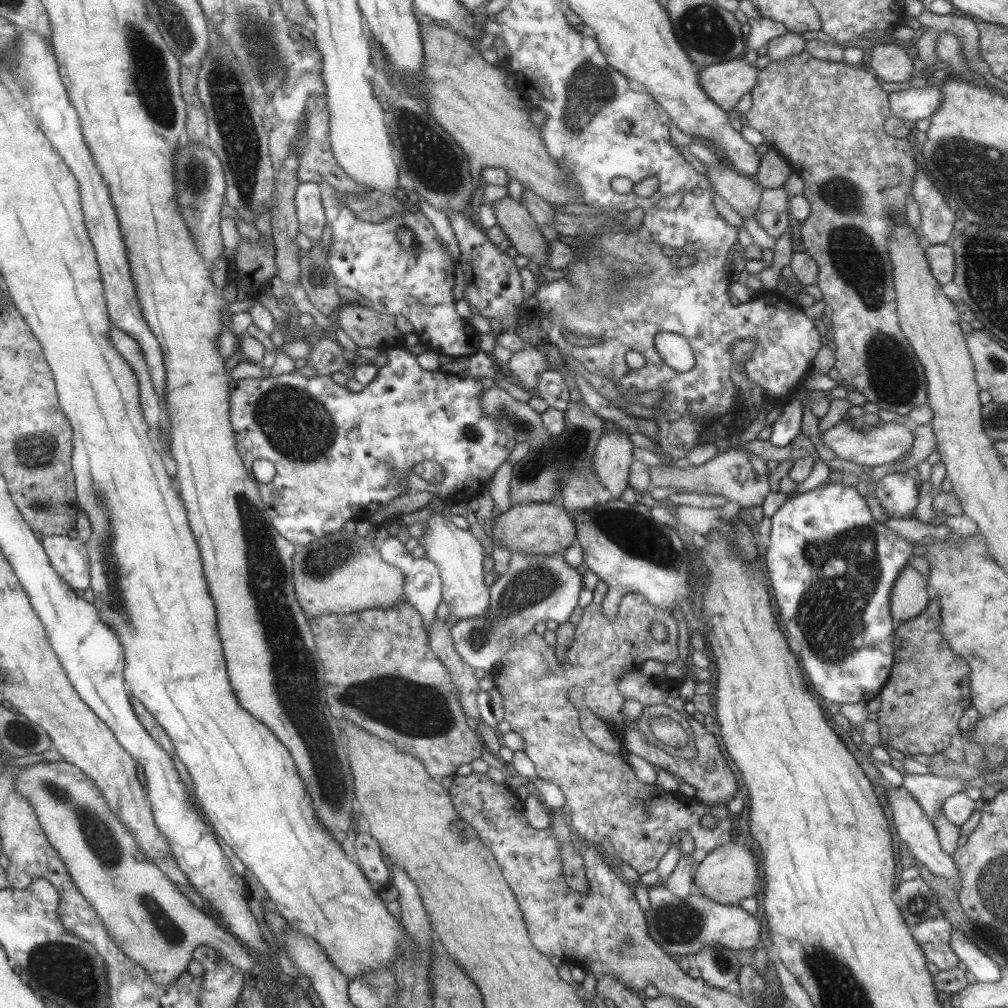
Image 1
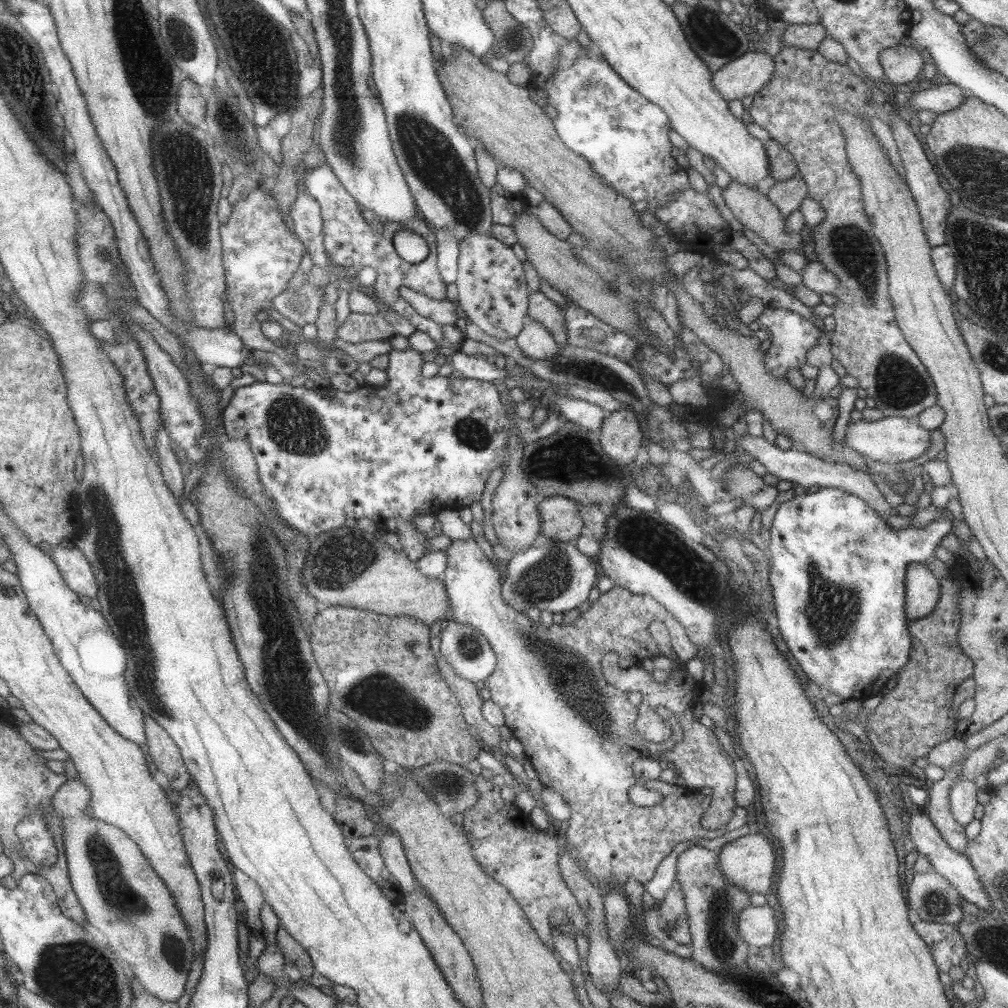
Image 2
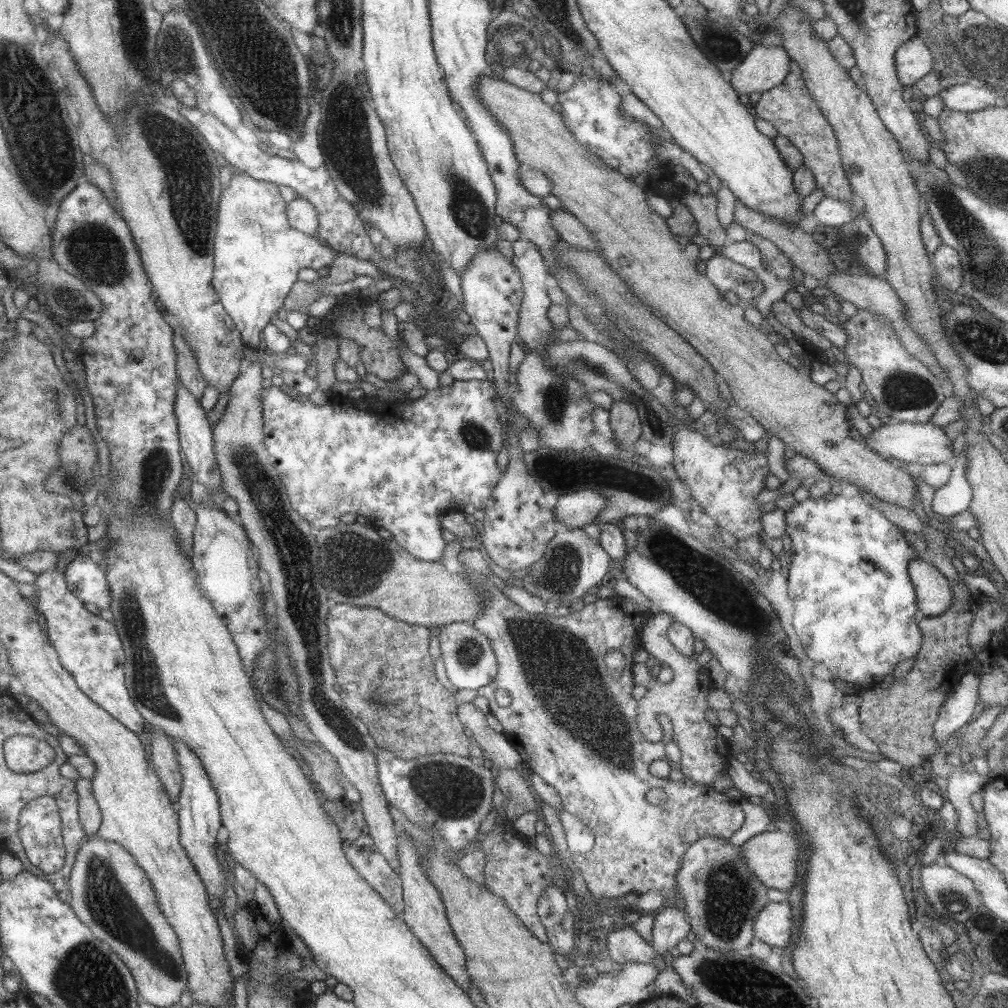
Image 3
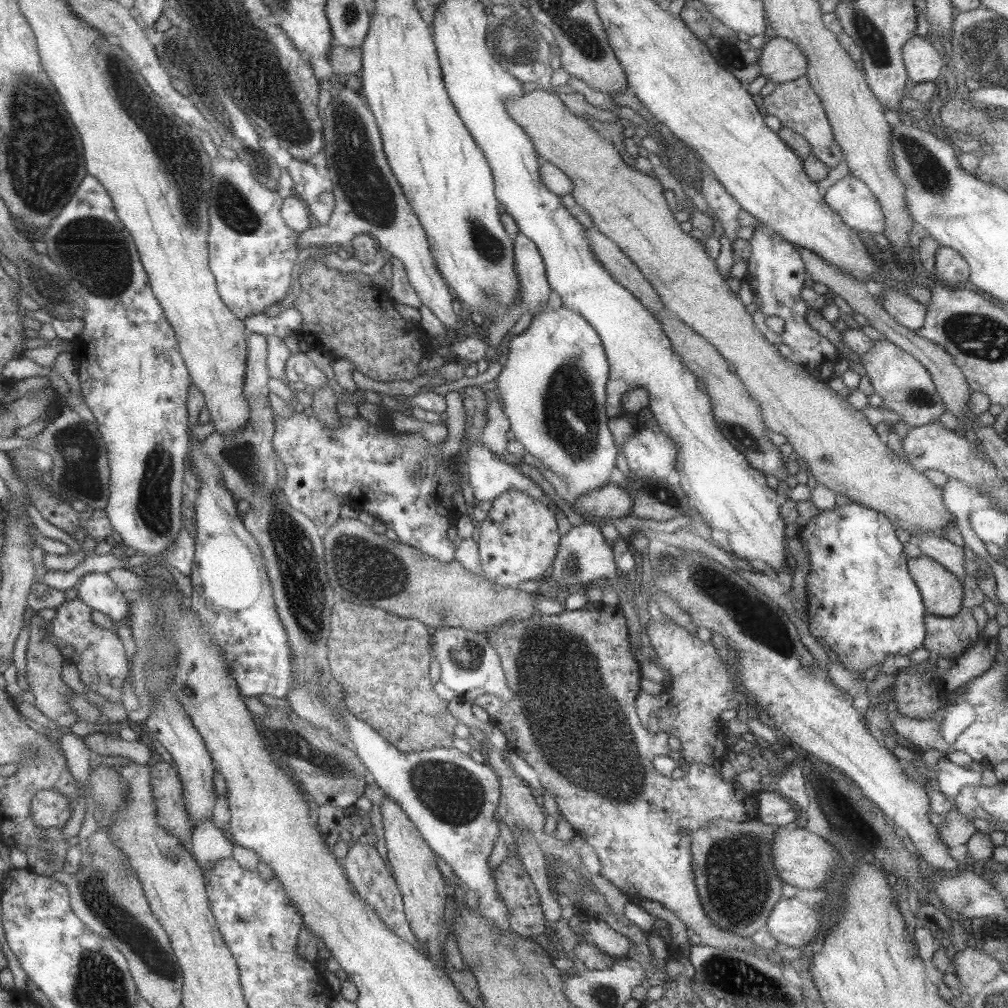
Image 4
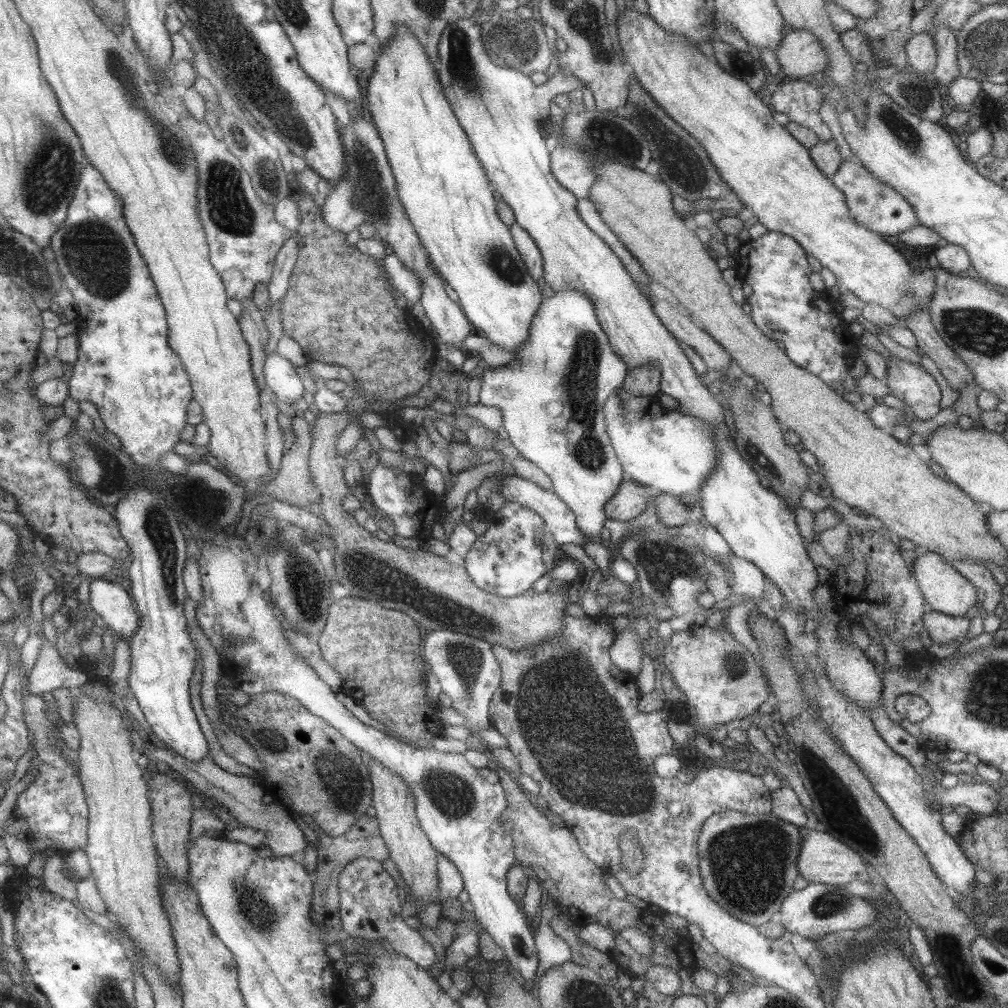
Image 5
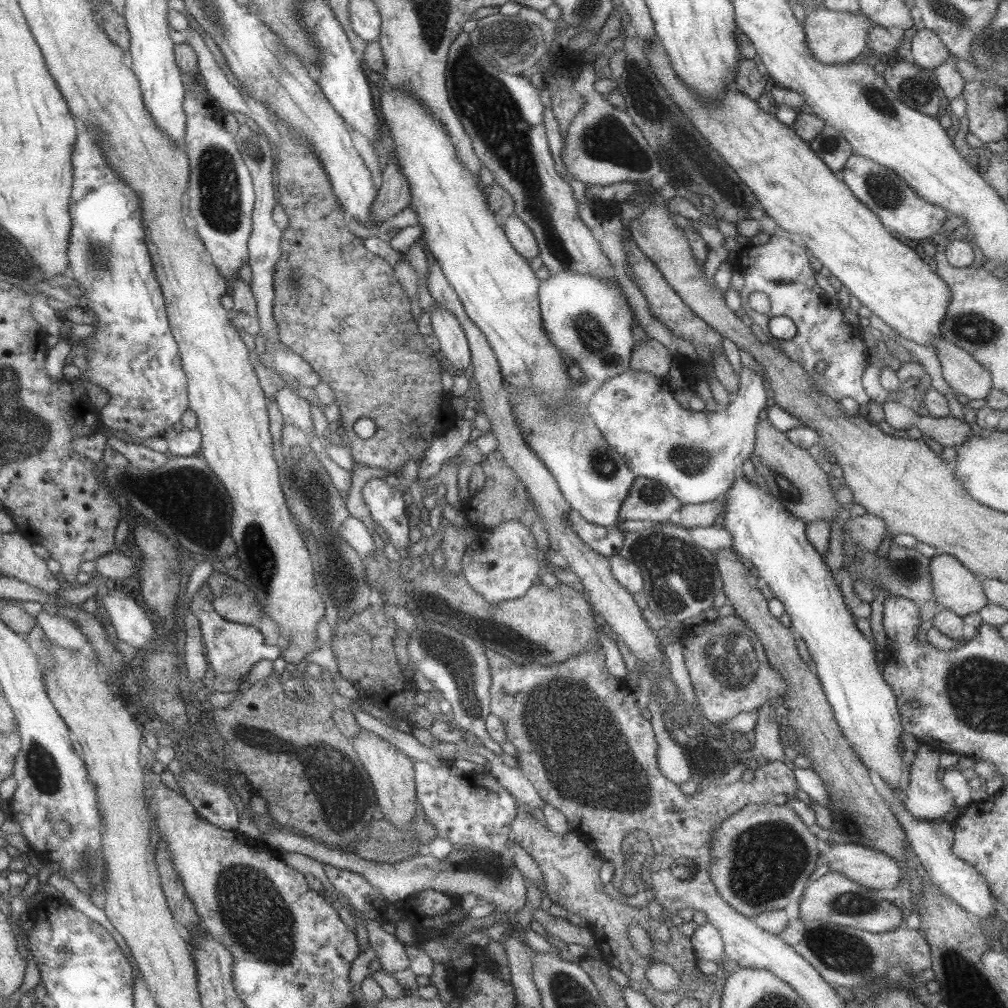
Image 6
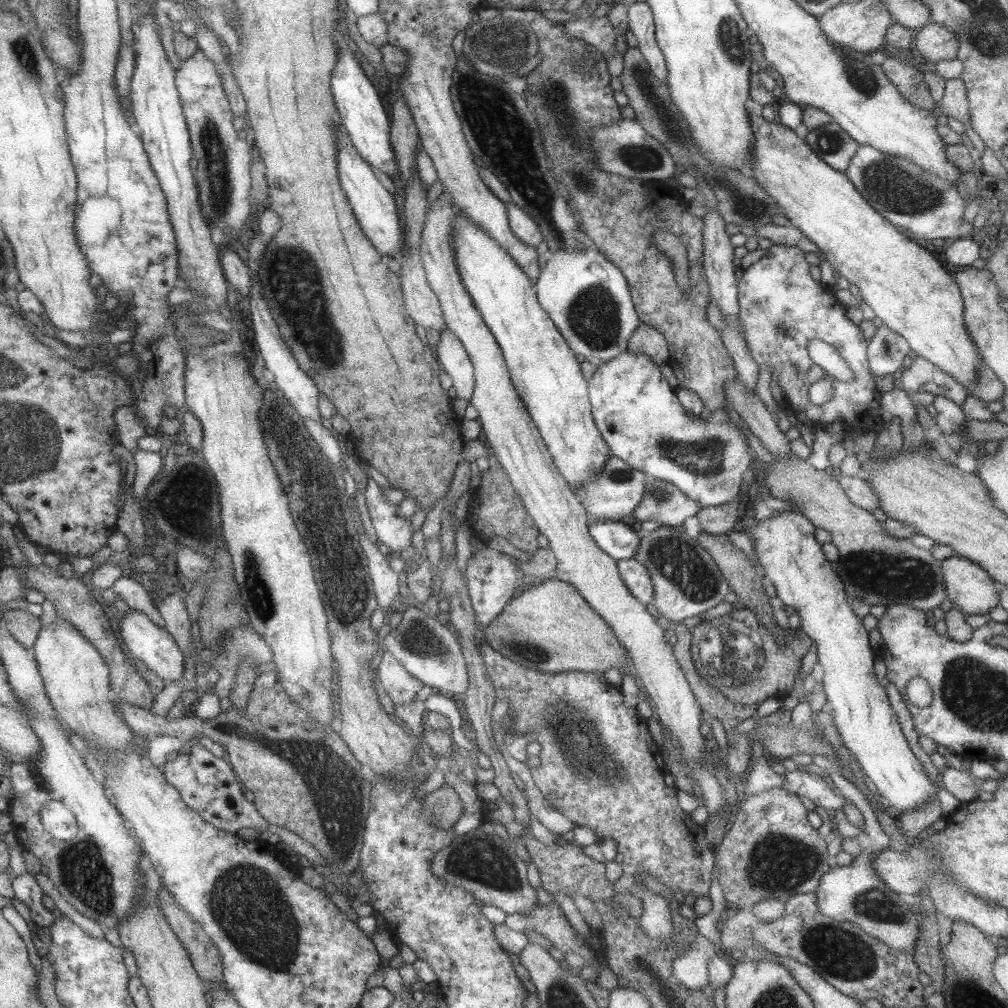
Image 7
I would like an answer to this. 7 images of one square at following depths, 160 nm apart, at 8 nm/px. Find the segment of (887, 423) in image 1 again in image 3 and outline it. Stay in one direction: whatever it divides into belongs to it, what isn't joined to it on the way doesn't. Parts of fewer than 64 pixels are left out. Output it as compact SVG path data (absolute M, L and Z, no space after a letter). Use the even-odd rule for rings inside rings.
M896 422L884 424L873 429L866 436L867 447L883 457L883 459L897 459L899 462L915 463L927 466L927 464L952 463L952 443L947 439L942 428L931 423L915 424L909 422Z

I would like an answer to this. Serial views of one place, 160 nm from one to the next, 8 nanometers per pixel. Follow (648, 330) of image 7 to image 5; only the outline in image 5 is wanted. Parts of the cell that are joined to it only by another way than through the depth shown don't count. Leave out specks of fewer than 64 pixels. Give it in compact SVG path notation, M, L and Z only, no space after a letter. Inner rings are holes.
M652 362L652 364L632 368L620 386L623 391L631 395L654 397L659 392L659 379L661 379L661 372Z

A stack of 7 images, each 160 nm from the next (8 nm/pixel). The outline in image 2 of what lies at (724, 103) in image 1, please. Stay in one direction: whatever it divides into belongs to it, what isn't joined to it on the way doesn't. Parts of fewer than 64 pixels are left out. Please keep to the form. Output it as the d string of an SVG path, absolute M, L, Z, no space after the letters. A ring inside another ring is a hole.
M750 49L713 71L710 81L726 102L741 100L743 96L755 94L771 78L773 67L773 59L768 54Z

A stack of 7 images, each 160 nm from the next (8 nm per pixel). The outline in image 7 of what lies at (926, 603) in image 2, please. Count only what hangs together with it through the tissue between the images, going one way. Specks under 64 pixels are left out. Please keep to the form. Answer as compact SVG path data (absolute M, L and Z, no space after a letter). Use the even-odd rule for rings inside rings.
M957 555L940 564L946 598L966 615L987 614L998 604L995 582L980 566Z

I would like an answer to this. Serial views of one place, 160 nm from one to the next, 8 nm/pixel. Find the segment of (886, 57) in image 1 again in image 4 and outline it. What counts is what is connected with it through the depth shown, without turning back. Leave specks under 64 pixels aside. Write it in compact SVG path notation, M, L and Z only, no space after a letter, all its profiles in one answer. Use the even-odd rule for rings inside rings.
M926 37L909 38L902 47L902 61L907 78L916 83L934 81L943 72L941 55Z

